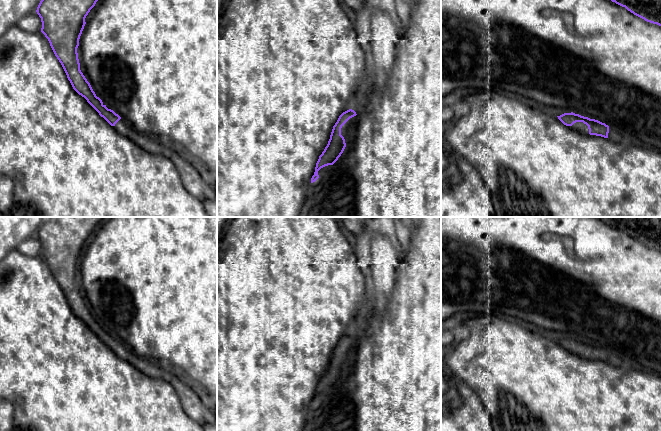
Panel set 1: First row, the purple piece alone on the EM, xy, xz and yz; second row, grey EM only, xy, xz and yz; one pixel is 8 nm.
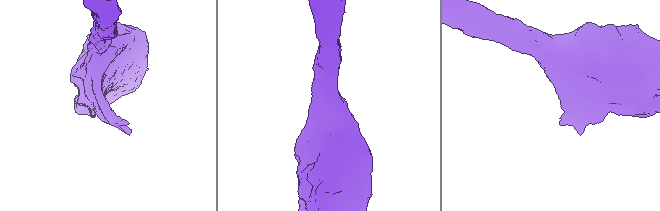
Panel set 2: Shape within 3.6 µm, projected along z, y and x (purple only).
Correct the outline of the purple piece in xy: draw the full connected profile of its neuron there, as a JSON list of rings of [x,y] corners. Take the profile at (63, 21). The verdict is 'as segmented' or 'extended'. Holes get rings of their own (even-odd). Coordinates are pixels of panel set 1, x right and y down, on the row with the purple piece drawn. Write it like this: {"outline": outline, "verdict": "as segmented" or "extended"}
{"outline": [[[41,0],[37,14],[41,18],[41,32],[61,63],[73,89],[111,126],[131,139],[145,151],[167,157],[175,165],[185,189],[201,201],[217,199],[214,187],[207,184],[194,166],[171,148],[156,141],[153,136],[134,129],[113,110],[108,109],[96,96],[80,70],[77,48],[86,24],[85,18],[98,0]]], "verdict": "extended"}

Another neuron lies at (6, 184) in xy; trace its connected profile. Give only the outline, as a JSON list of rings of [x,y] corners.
[[[0,173],[0,217],[9,213],[14,203],[14,183],[10,177]]]

